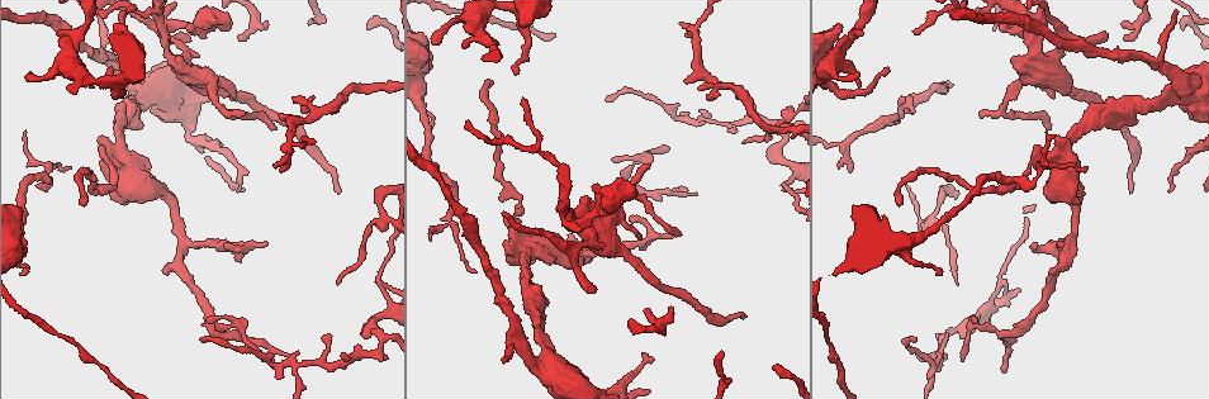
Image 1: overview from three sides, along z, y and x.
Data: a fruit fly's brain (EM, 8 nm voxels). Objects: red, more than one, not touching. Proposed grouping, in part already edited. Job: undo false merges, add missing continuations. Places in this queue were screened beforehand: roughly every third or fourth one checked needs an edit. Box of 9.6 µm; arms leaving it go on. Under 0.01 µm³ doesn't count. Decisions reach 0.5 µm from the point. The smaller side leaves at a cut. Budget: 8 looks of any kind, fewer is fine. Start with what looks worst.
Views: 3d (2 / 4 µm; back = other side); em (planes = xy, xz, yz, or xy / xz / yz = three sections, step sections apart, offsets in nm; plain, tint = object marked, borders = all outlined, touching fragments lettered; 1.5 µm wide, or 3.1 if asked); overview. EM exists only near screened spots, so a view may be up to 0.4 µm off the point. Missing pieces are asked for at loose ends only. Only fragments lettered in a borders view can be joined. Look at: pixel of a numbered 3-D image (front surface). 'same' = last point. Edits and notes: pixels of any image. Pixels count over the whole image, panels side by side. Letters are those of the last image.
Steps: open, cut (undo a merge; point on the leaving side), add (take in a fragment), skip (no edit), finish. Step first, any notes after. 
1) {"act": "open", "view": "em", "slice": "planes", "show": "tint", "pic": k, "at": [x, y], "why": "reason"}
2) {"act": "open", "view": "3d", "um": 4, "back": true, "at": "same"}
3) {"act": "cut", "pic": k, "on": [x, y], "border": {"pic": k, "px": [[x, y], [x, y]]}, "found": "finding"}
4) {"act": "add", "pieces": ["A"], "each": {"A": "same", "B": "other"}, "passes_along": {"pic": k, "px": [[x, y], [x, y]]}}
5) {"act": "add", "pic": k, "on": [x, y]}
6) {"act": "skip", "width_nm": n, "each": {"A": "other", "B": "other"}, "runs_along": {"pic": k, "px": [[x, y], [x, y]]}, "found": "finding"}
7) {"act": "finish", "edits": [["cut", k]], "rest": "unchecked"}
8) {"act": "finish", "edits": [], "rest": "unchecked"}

{"act": "open", "view": "em", "slice": "planes", "show": "borders", "pic": 1, "at": [279, 113], "why": "free end"}

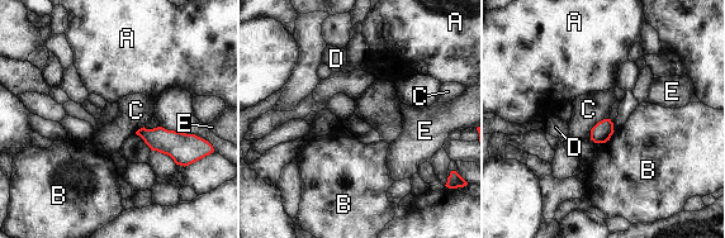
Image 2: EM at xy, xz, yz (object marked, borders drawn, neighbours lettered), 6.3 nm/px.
{"act": "skip", "each": {"A": "other", "B": "other", "C": "other", "D": "other", "E": "other"}, "found": "none of them fits"}

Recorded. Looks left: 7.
{"act": "open", "view": "3d", "um": 4, "pic": 1, "at": [1169, 193]}

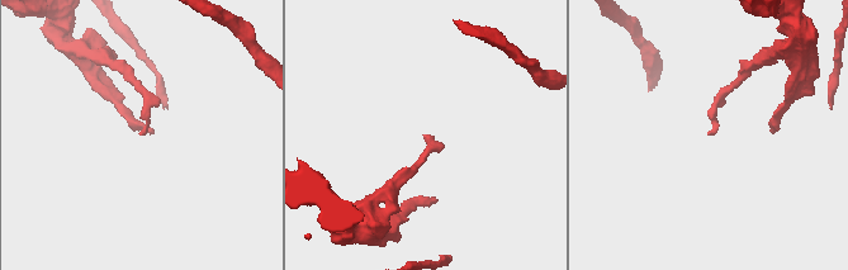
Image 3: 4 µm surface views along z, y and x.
{"act": "open", "view": "em", "slice": "planes", "show": "plain", "pic": 3, "at": [707, 135], "why": "now the EM"}

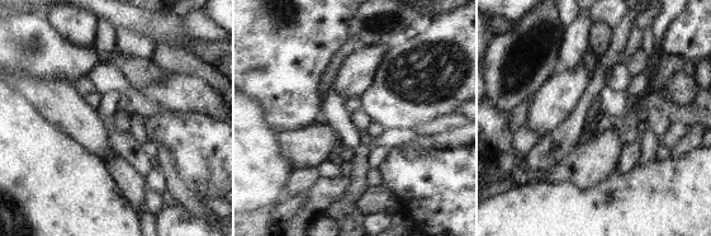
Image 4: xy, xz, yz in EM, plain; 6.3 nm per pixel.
{"act": "open", "view": "em", "slice": "planes", "show": "borders", "at": "same"}

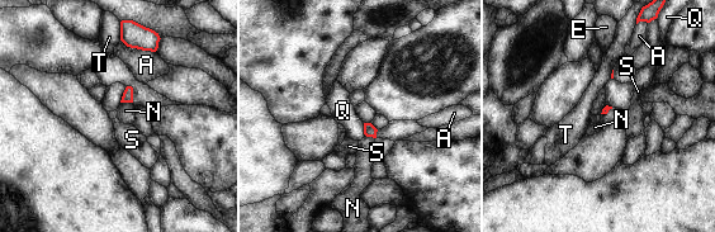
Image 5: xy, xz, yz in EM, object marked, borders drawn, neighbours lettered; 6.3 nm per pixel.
{"act": "skip", "each": {"A": "other", "E": "other", "N": "other", "Q": "other", "S": "other", "T": "other"}, "border": {"pic": 5, "px": [[121, 102], [132, 103]]}, "found": "none of them fits"}

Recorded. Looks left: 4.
{"act": "open", "view": "3d", "um": 2, "pic": 1, "at": [103, 167], "why": "branch stops here"}

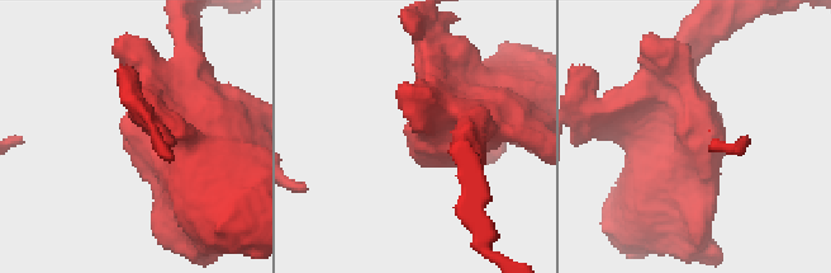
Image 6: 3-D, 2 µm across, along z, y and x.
{"act": "open", "view": "em", "slice": "planes", "show": "borders", "pic": 6, "at": [704, 136], "why": "need the tissue"}

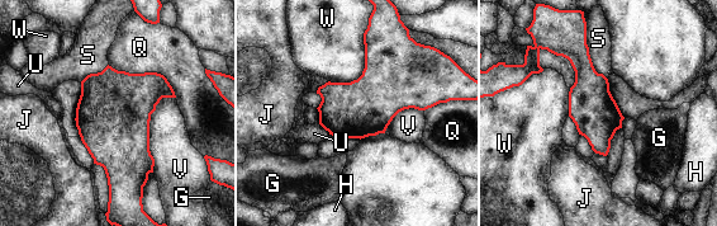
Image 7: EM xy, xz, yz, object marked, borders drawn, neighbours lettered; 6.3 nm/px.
{"act": "skip", "each": {"G": "other", "H": "other", "J": "other", "Q": "other", "S": "other", "U": "other", "V": "other", "W": "other"}, "border": {"pic": 7, "px": [[108, 65], [160, 73], [176, 97]]}, "found": "no lettered fragment goes on from it"}

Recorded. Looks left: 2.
{"act": "finish", "edits": [], "rest": "unchecked"}

